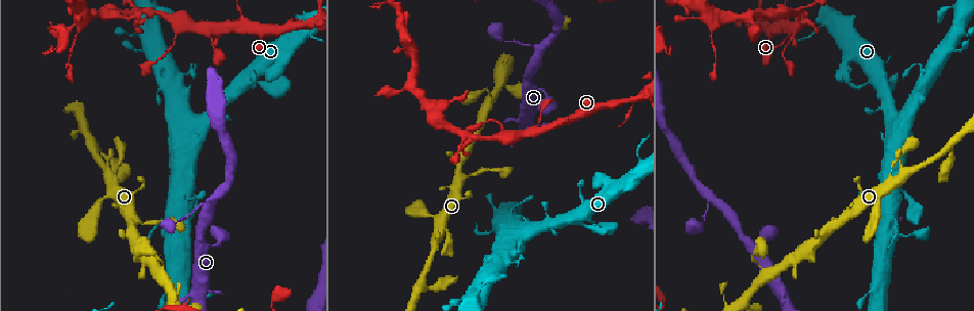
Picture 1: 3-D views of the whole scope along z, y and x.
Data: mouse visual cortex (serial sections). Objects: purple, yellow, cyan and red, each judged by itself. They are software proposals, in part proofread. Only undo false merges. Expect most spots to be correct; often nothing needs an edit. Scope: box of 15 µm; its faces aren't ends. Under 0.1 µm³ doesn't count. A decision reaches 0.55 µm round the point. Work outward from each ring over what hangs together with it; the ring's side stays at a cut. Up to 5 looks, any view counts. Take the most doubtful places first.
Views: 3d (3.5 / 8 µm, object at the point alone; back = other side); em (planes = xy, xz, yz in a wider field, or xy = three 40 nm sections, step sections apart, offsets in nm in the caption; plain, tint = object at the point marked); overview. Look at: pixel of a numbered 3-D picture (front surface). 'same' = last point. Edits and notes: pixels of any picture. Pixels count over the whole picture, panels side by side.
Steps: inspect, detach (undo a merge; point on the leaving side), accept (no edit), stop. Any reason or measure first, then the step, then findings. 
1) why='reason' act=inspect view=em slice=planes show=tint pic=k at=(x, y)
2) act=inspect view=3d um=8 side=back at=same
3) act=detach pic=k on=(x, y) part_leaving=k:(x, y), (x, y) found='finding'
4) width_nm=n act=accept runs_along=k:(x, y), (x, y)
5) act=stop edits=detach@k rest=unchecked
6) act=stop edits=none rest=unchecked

act=inspect view=3d um=3.5 side=back pic=1 at=(213, 199)

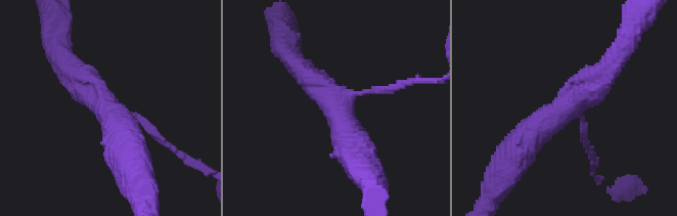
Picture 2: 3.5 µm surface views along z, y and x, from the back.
why='shape alone is not enough' act=inspect view=em slice=xy step=1 show=tint pic=2 at=(106, 104)

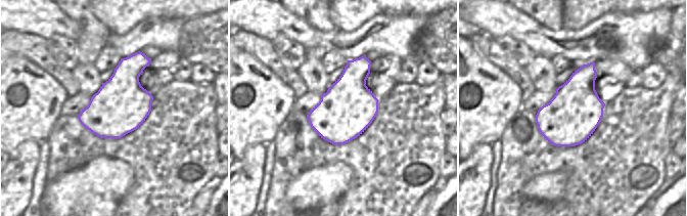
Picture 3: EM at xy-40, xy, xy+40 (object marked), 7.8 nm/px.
act=accept runs_along=2:(524, 142), (581, 98), (613, 60) found='one cell here'

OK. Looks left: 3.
act=inspect view=3d um=3.5 pic=1 at=(465, 132)

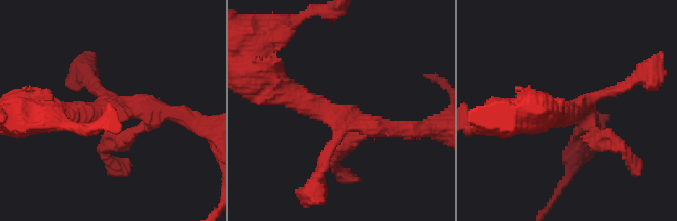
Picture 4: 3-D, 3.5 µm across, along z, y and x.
arms=3 arm_widths_nm=150,250,350 why='now the EM' act=inspect view=em slice=planes show=tint pic=4 at=(346, 118)

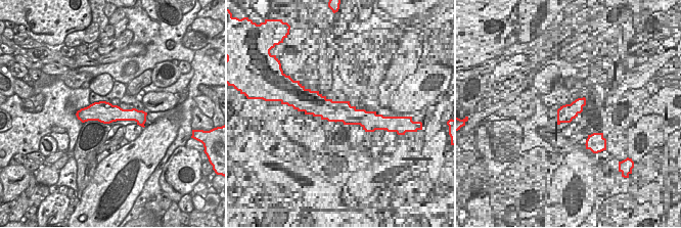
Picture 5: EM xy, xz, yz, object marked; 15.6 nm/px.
act=accept runs_along=5:(79, 115), (136, 115), (143, 119) found='one cell here'

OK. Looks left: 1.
act=stop edits=none rest=unchecked

